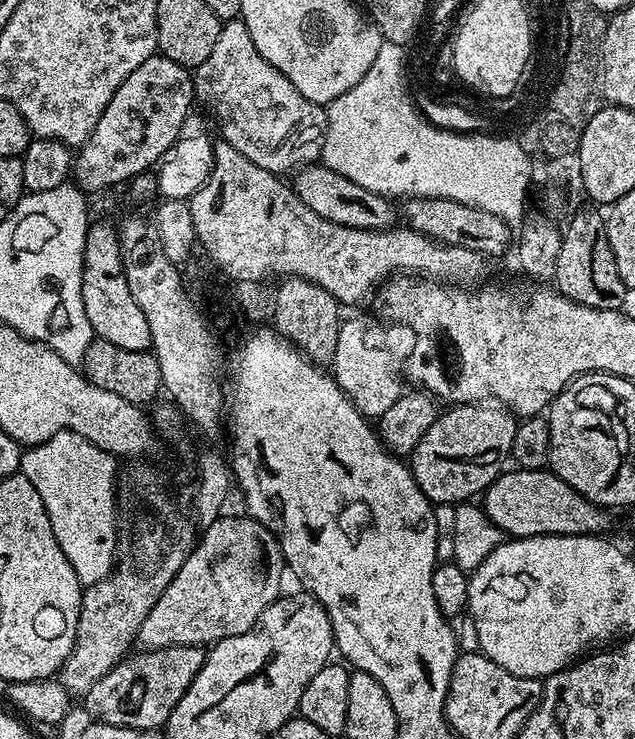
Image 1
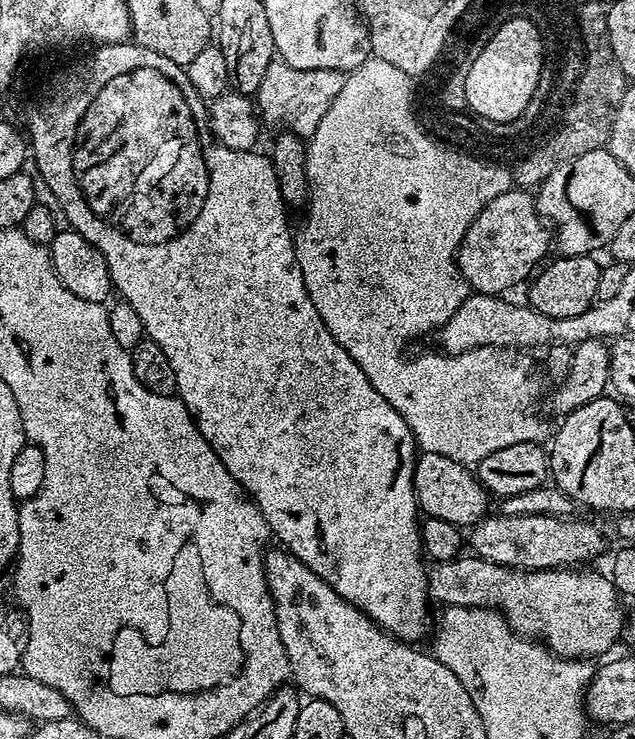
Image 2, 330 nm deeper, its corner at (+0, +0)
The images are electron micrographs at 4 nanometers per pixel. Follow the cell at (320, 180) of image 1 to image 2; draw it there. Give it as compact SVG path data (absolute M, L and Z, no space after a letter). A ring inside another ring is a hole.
M509 194L499 197L495 202L490 201L476 215L474 222L470 222L464 241L456 251L456 265L460 267L473 293L499 296L507 293L507 288L515 284L523 285L545 259L543 256L547 254L548 248L550 252L550 232L540 229L528 197Z

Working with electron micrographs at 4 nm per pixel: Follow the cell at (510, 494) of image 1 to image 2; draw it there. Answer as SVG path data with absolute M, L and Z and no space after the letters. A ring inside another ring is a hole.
M420 452L414 470L416 503L429 517L445 519L459 526L471 526L489 515L489 493L480 485L471 467L454 462L442 454Z

